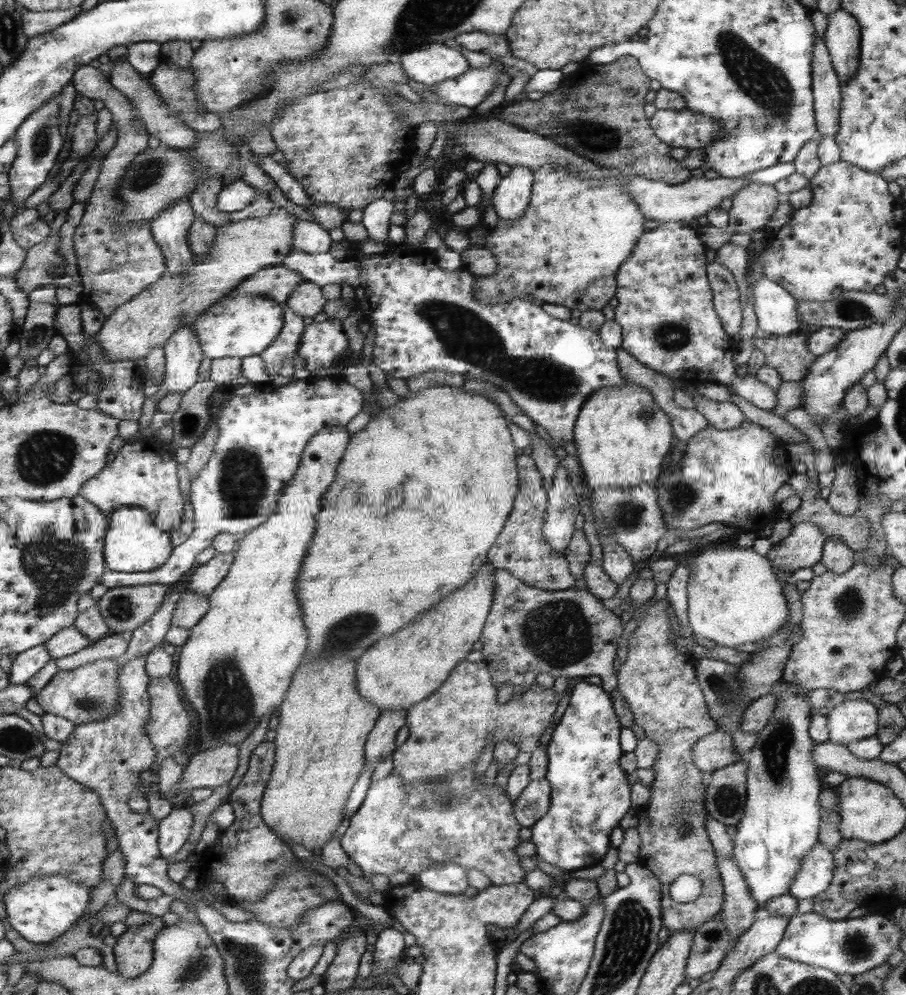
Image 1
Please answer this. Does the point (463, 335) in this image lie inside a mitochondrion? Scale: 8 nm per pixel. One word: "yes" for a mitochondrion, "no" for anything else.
yes

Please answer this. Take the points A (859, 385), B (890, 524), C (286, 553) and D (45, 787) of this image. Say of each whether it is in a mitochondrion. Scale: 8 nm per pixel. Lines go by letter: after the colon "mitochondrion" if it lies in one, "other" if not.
A: other
B: other
C: other
D: other

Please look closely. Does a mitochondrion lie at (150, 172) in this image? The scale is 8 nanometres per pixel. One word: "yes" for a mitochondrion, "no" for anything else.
yes

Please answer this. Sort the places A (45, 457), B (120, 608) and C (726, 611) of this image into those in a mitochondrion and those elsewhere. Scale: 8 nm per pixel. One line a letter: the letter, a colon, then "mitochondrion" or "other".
A: mitochondrion
B: mitochondrion
C: other

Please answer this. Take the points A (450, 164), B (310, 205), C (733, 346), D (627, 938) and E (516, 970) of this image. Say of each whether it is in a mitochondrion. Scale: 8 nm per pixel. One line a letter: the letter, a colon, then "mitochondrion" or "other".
A: other
B: other
C: other
D: mitochondrion
E: other

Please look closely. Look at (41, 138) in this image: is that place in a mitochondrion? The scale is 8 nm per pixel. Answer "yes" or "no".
yes

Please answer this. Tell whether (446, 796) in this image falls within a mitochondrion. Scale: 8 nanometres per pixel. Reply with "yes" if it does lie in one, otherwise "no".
yes

